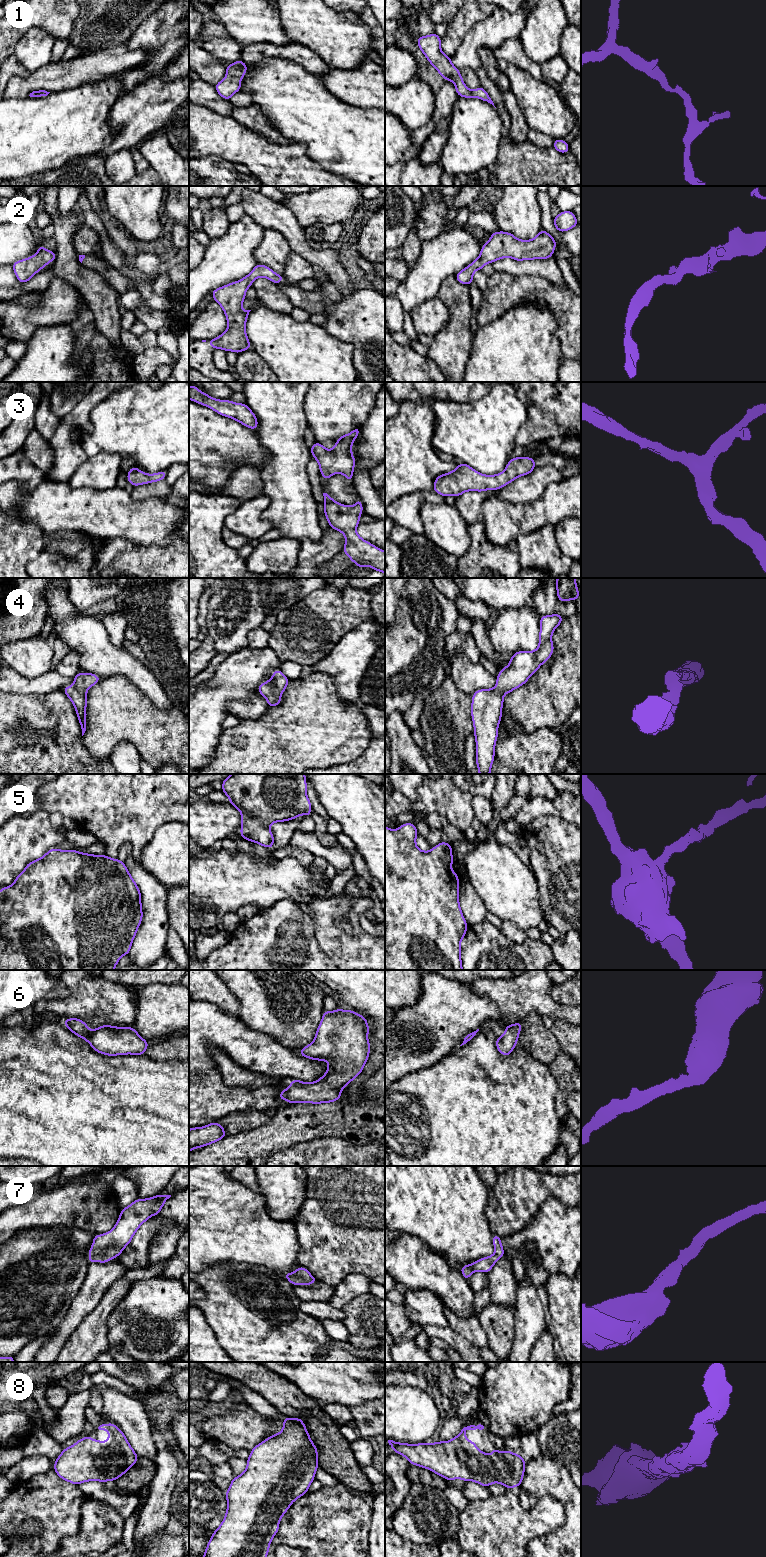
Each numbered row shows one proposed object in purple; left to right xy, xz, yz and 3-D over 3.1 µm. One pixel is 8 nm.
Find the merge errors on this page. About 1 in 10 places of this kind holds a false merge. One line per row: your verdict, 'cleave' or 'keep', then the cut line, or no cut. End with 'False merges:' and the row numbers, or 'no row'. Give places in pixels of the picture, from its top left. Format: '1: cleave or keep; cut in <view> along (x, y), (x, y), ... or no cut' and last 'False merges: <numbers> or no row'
1: keep; no cut
2: keep; no cut
3: keep; no cut
4: keep; no cut
5: keep; no cut
6: keep; no cut
7: keep; no cut
8: keep; no cut
False merges: no row

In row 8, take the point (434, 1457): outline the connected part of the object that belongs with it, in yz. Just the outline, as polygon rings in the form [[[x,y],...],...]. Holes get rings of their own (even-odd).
[[[484,1426],[464,1427],[456,1437],[445,1442],[412,1445],[388,1440],[388,1443],[393,1451],[406,1457],[410,1464],[429,1469],[449,1482],[462,1479],[484,1487],[495,1482],[503,1484],[506,1489],[520,1487],[527,1461],[510,1450],[504,1453],[493,1447],[491,1456],[480,1451],[476,1443],[465,1436],[466,1430],[476,1429],[482,1430]]]

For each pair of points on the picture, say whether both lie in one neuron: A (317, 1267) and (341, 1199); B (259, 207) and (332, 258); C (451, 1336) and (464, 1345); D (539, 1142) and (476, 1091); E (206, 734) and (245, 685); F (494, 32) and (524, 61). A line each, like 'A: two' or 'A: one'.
A: one
B: one
C: one
D: one
E: one
F: two

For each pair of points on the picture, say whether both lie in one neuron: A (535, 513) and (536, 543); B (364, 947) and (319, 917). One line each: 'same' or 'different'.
A: different
B: same

